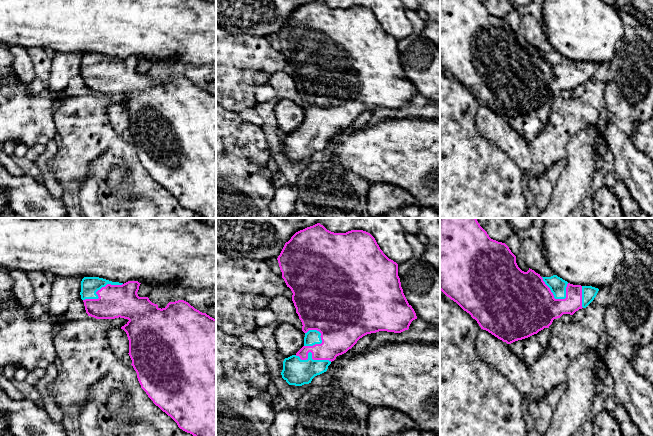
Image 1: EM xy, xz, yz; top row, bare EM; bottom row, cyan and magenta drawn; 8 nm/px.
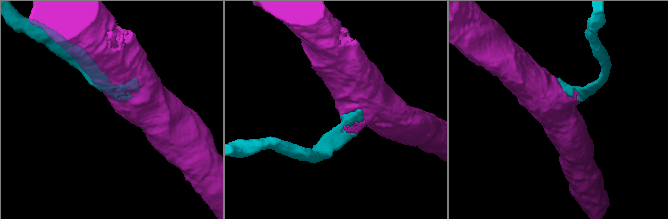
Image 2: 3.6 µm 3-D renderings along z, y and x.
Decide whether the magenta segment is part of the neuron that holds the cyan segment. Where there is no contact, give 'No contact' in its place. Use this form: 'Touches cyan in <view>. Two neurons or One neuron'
Touches cyan in xy. One neuron

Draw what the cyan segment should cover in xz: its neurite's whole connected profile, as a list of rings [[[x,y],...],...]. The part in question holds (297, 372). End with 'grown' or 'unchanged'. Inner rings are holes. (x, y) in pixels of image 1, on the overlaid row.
[[[317,223],[296,232],[285,243],[277,260],[282,278],[293,293],[292,301],[305,333],[304,346],[283,361],[281,375],[289,385],[311,383],[315,376],[327,371],[337,356],[346,353],[363,336],[379,331],[401,333],[408,330],[411,322],[417,319],[403,293],[398,264],[383,253],[375,238],[366,231],[334,233]]]; grown

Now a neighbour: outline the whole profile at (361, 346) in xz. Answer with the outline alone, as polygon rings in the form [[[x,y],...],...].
[[[375,333],[367,334],[360,338],[357,343],[346,352],[346,355],[353,356],[365,352],[368,349],[368,345],[371,343],[374,334]]]

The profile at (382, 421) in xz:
[[[371,407],[366,436],[390,436],[417,428],[415,422],[403,412],[392,408]]]

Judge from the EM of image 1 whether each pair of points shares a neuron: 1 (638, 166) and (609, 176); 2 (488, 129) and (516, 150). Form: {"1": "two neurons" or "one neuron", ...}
{"1": "two neurons", "2": "one neuron"}

